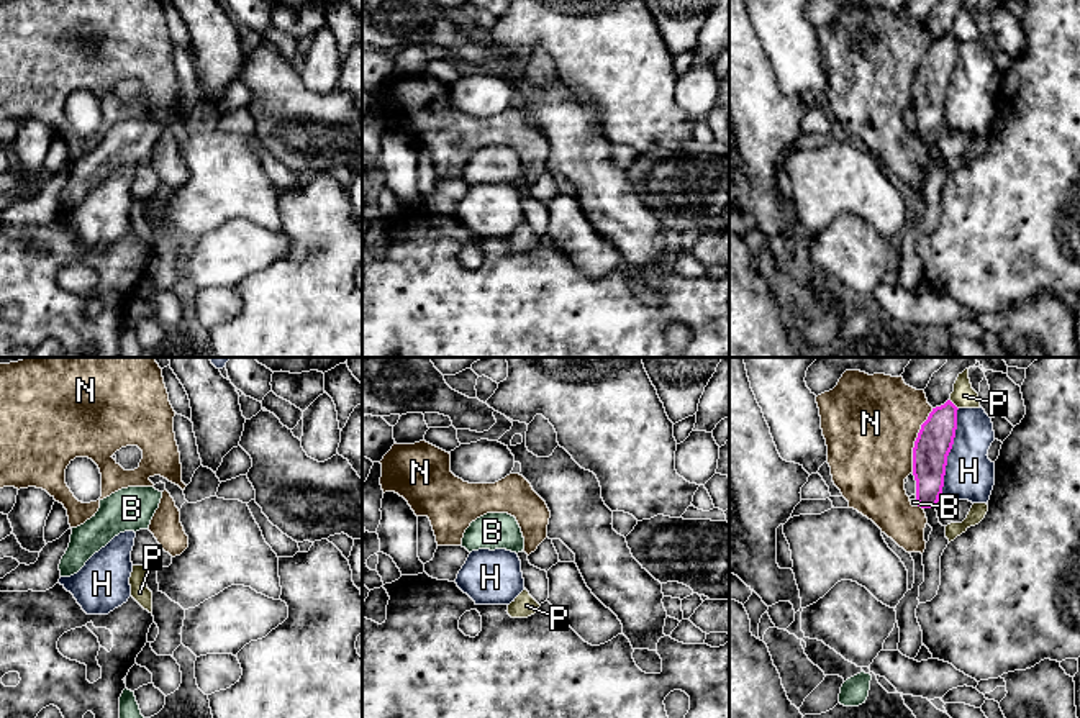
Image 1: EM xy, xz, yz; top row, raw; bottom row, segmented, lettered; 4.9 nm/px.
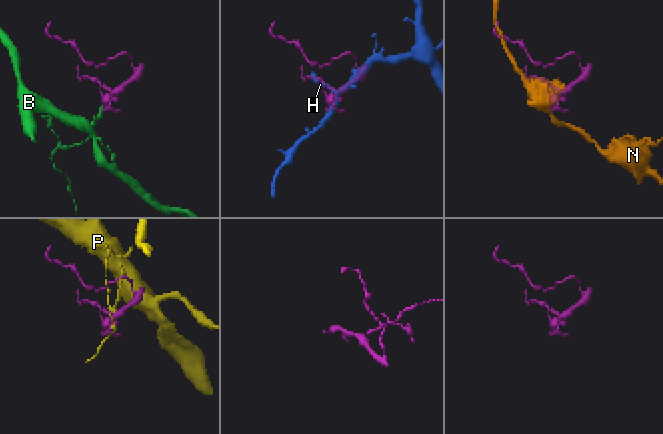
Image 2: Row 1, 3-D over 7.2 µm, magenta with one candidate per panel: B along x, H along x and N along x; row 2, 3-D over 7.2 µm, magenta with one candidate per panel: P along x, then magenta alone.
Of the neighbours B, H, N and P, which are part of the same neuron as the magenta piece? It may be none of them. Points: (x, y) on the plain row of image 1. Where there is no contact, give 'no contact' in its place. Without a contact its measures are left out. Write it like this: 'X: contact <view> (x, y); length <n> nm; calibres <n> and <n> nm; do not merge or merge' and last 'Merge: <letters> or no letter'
B: contact yz (918, 136); length 40 nm; calibres 180 and 30 nm; merge
H: contact yz (949, 84); length 460 nm; calibres 180 and 240 nm; do not merge
N: contact yz (916, 72); length 320 nm; calibres 180 and 460 nm; do not merge
P: contact yz (954, 38); length 60 nm; calibres 180 and 110 nm; do not merge
Merge: B

